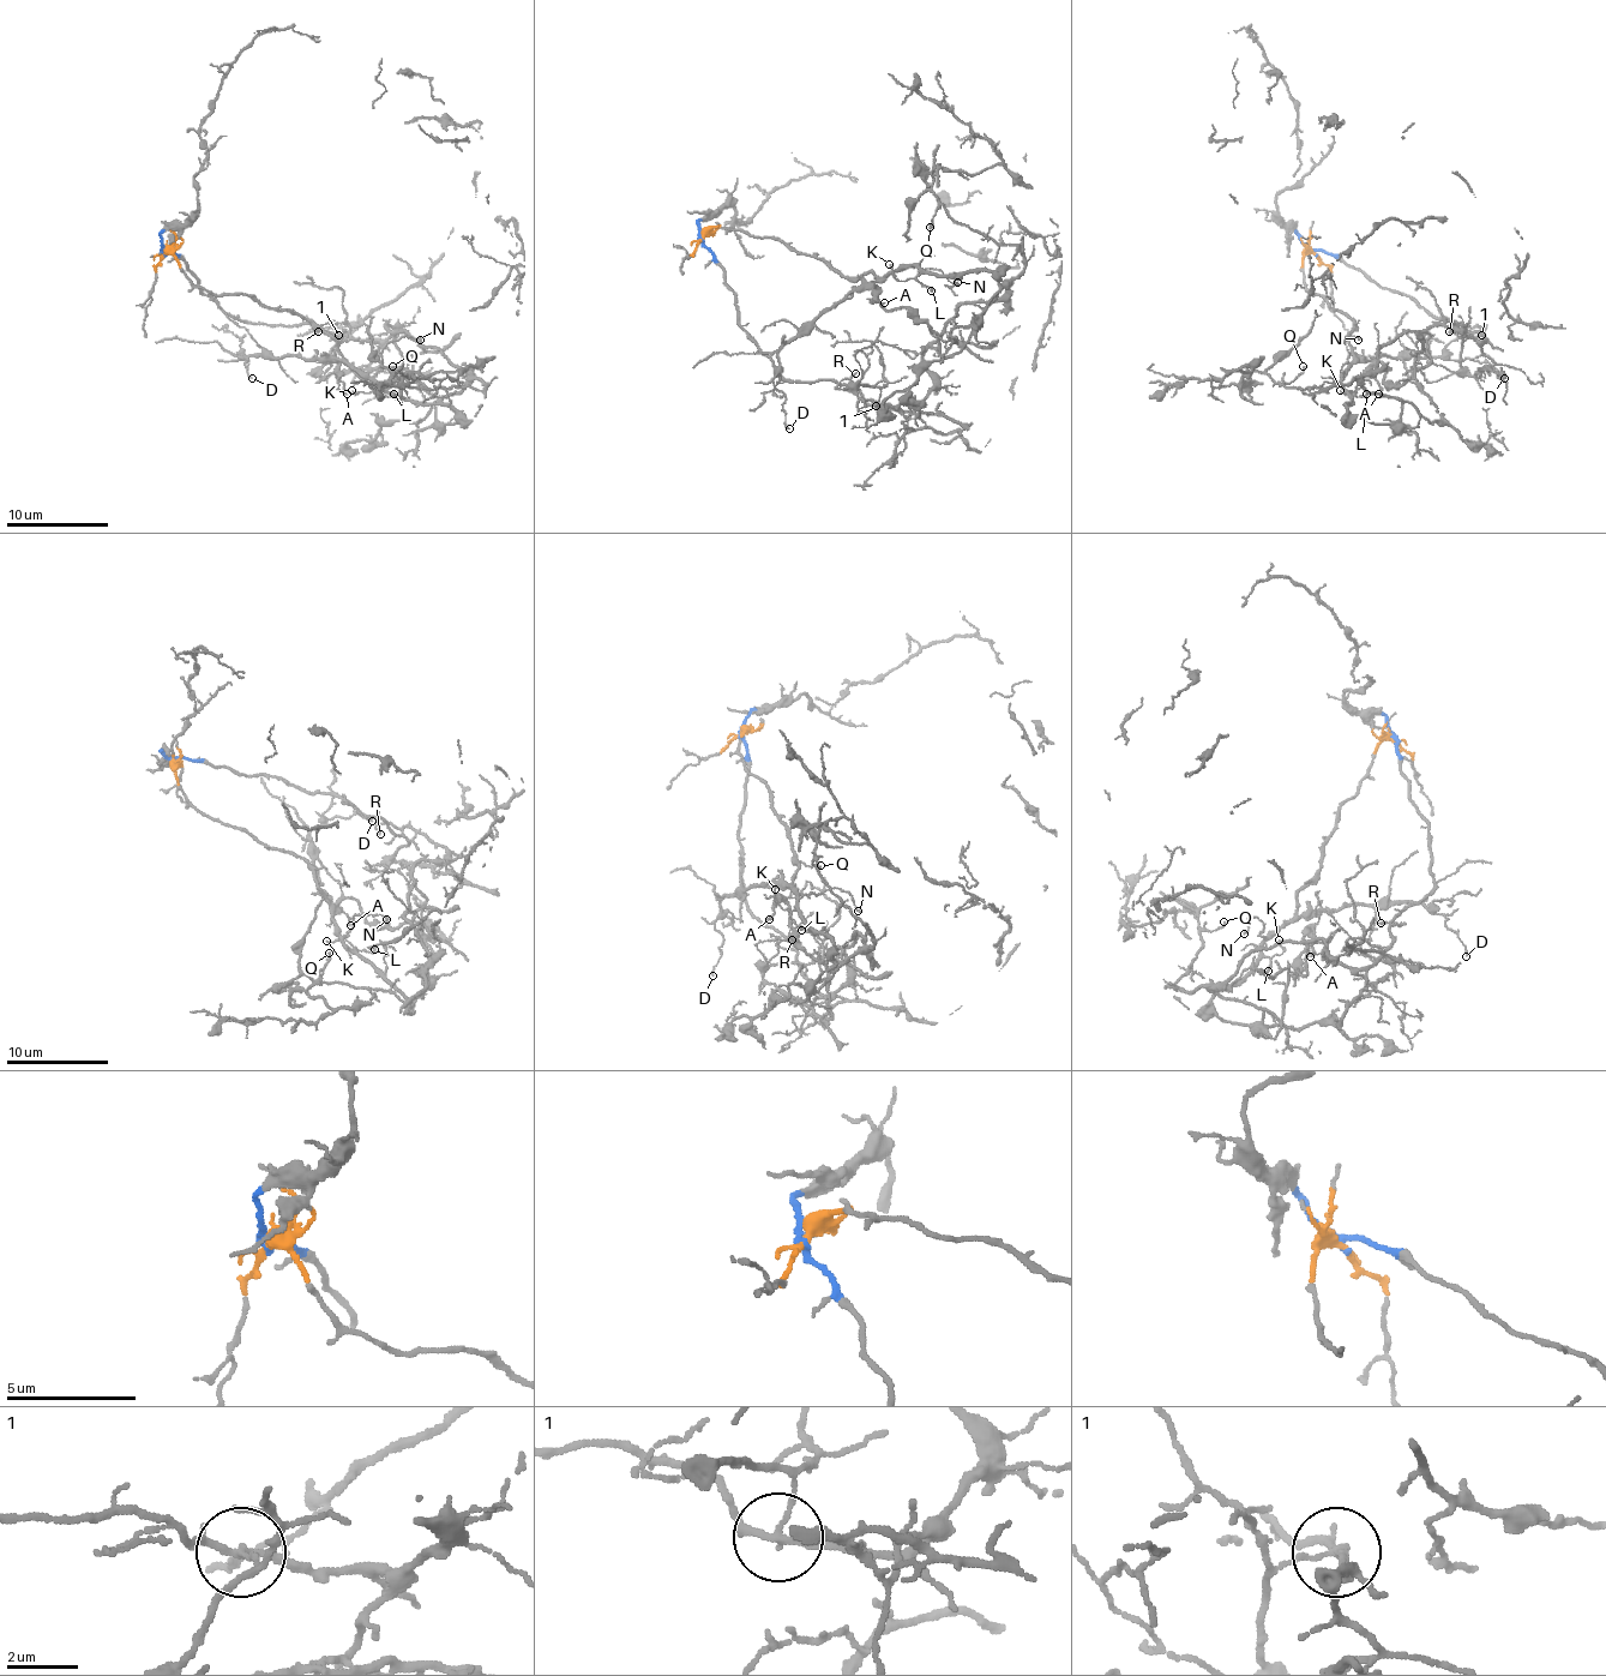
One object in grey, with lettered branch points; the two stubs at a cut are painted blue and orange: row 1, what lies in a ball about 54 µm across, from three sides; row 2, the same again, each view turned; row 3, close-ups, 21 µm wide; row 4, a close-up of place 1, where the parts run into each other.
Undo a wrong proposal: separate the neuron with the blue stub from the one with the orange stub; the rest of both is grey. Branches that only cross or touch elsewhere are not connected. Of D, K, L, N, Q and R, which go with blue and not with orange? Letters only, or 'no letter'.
Q, R

